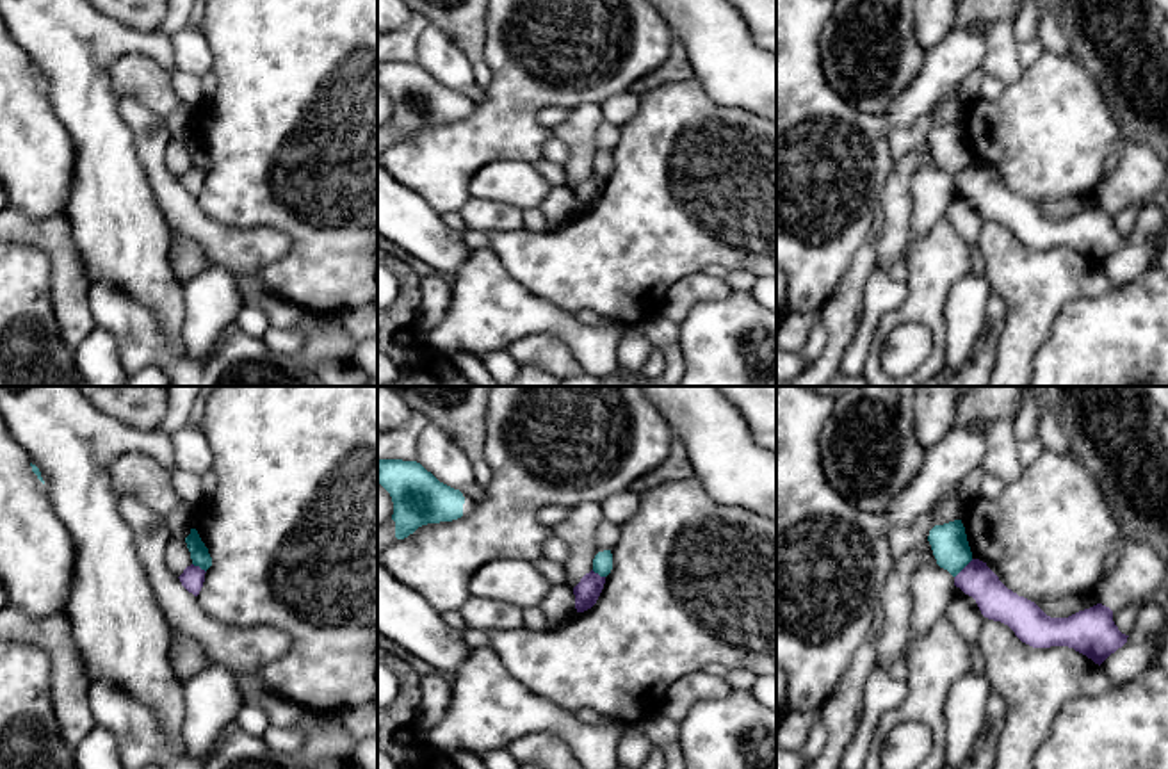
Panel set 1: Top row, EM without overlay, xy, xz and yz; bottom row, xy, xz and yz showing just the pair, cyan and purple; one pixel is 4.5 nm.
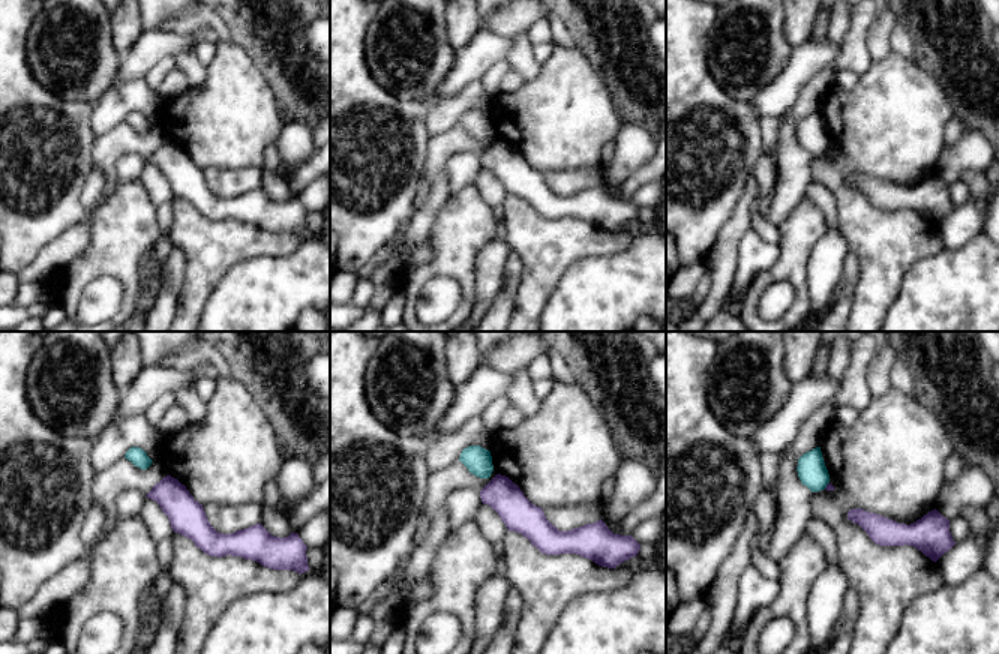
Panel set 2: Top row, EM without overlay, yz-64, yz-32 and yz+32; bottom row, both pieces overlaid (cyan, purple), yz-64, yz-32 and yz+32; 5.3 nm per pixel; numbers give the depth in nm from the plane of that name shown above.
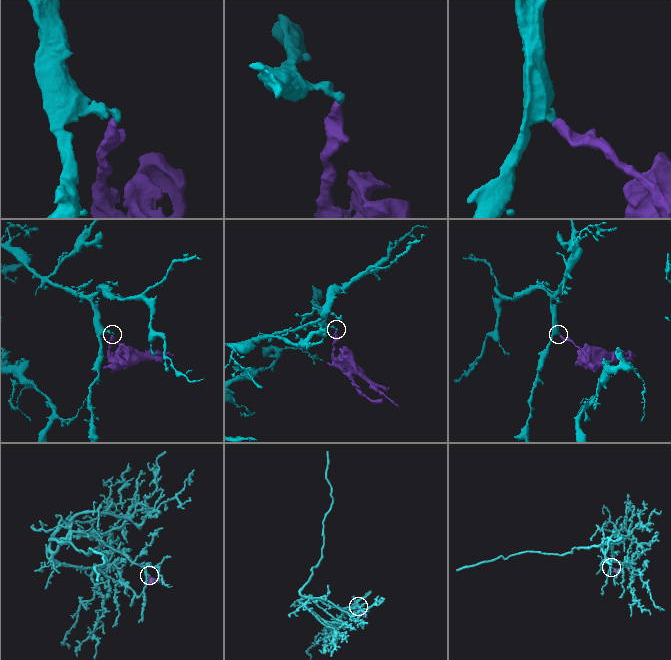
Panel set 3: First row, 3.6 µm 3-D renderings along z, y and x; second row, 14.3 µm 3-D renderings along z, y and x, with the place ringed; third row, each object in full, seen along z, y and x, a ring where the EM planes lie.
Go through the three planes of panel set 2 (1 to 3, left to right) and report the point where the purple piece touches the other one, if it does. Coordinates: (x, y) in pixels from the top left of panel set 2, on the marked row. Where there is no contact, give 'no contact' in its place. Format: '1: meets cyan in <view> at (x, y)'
1: no contact
2: no contact
3: meets cyan in yz+32 at (827, 483)

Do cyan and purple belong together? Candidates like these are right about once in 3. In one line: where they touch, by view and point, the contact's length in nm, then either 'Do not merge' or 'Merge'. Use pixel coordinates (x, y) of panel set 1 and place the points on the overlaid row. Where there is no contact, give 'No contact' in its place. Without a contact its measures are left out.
Touches cyan at yz (964, 566). Shared border 120 nm. Do not merge

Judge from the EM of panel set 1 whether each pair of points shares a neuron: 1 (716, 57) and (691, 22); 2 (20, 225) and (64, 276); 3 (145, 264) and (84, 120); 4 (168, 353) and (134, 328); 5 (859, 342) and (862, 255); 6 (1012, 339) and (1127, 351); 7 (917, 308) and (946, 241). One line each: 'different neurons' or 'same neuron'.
1: same neuron
2: same neuron
3: same neuron
4: same neuron
5: different neurons
6: different neurons
7: same neuron

